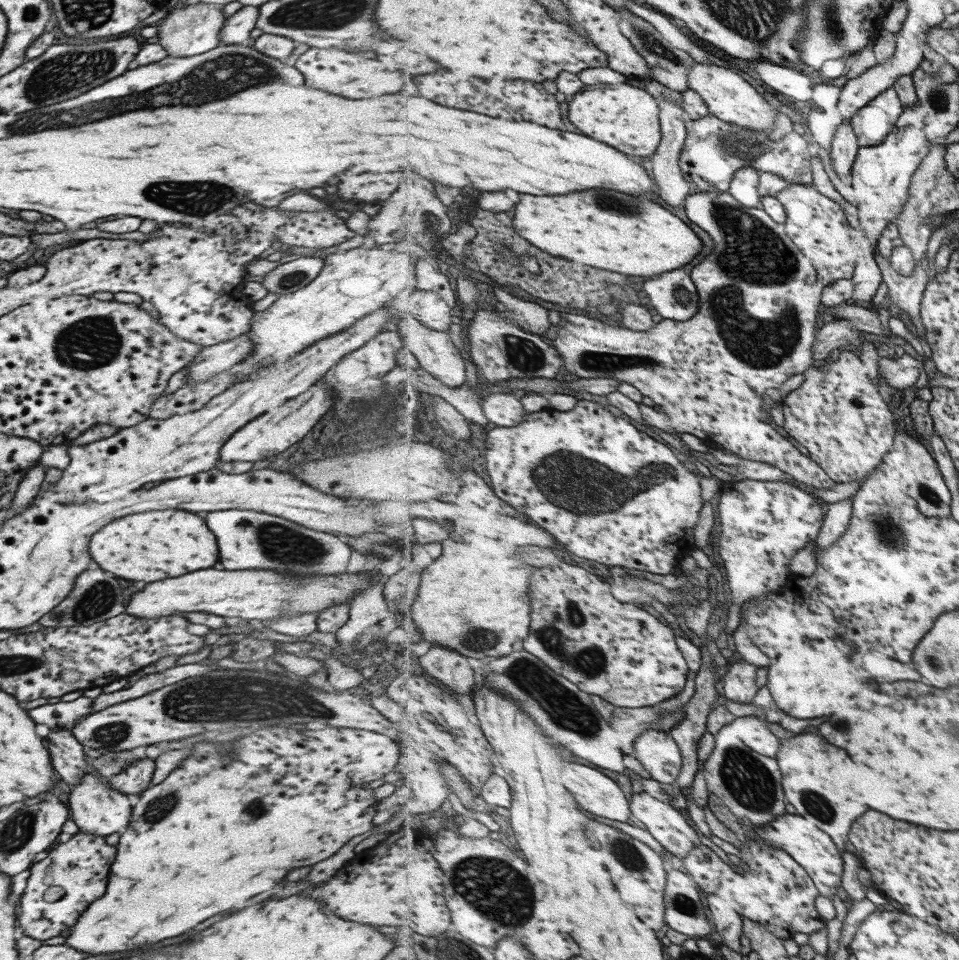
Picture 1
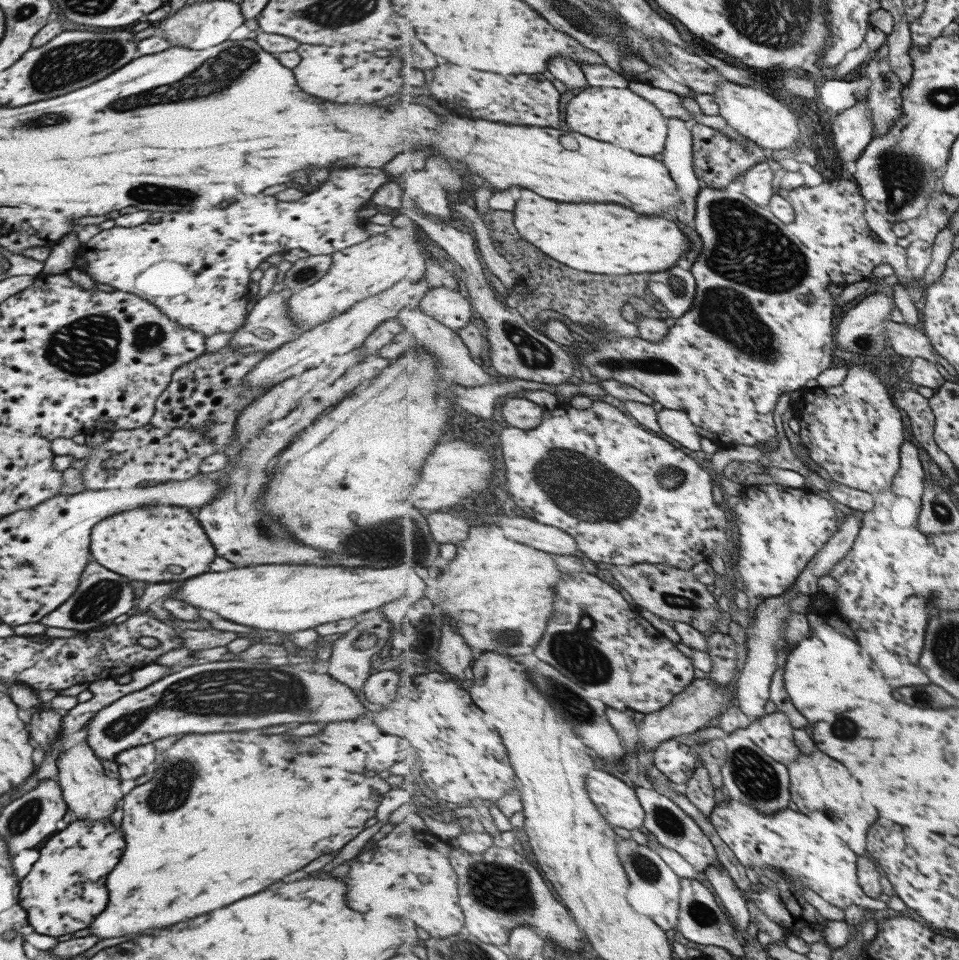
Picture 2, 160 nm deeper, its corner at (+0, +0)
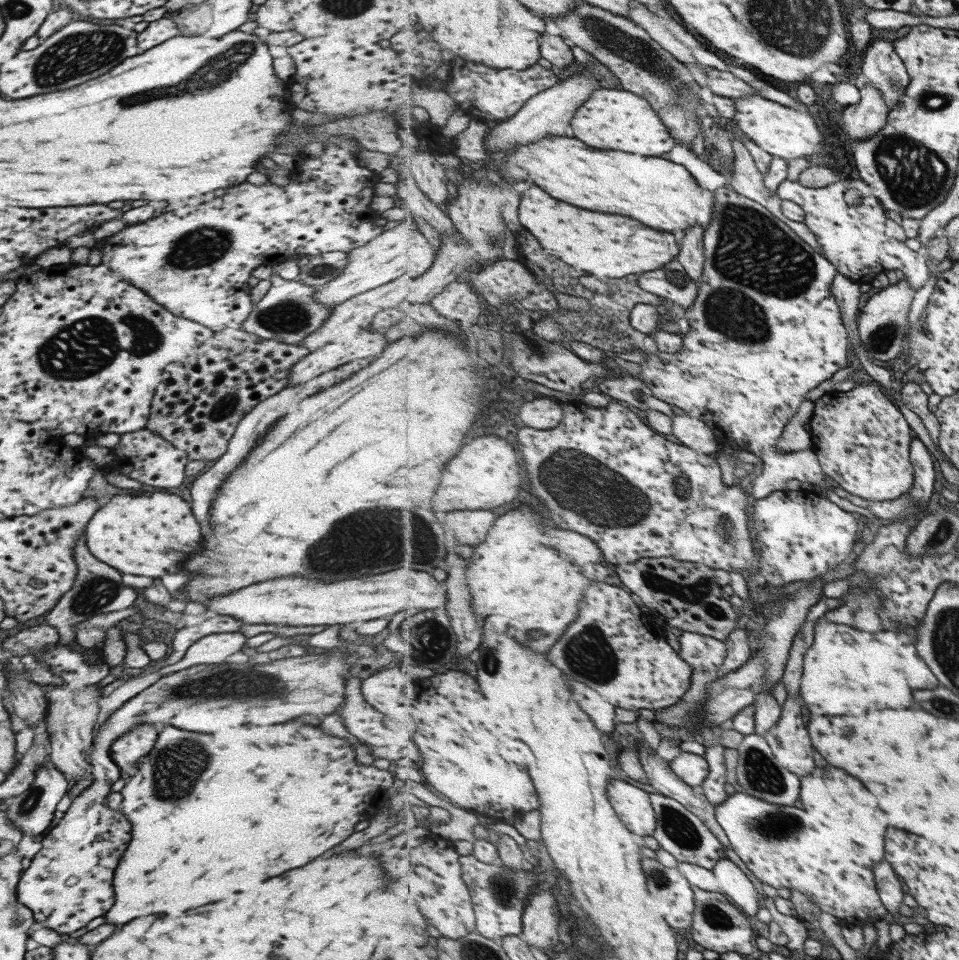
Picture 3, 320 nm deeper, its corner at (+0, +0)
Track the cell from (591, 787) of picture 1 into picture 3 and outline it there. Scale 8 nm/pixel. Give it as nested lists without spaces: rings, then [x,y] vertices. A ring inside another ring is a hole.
[[[614,779],[607,789],[607,798],[613,804],[623,824],[639,836],[654,836],[657,816],[649,798],[651,790],[631,780]]]

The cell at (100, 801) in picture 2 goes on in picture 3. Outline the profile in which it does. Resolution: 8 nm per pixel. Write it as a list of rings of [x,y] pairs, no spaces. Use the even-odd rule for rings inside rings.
[[[101,684],[97,686],[81,686],[81,688],[59,688],[56,685],[47,685],[42,687],[46,700],[46,715],[44,716],[45,730],[48,734],[48,758],[52,766],[59,769],[63,774],[71,776],[75,782],[81,780],[87,774],[91,764],[87,762],[87,756],[92,746],[91,730],[95,724],[99,704],[97,700],[101,698]]]

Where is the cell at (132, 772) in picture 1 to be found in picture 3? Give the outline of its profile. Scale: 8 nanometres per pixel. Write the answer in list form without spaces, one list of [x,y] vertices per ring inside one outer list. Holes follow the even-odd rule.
[[[141,723],[115,738],[109,745],[112,761],[120,768],[131,768],[151,750],[157,732],[152,724]]]

